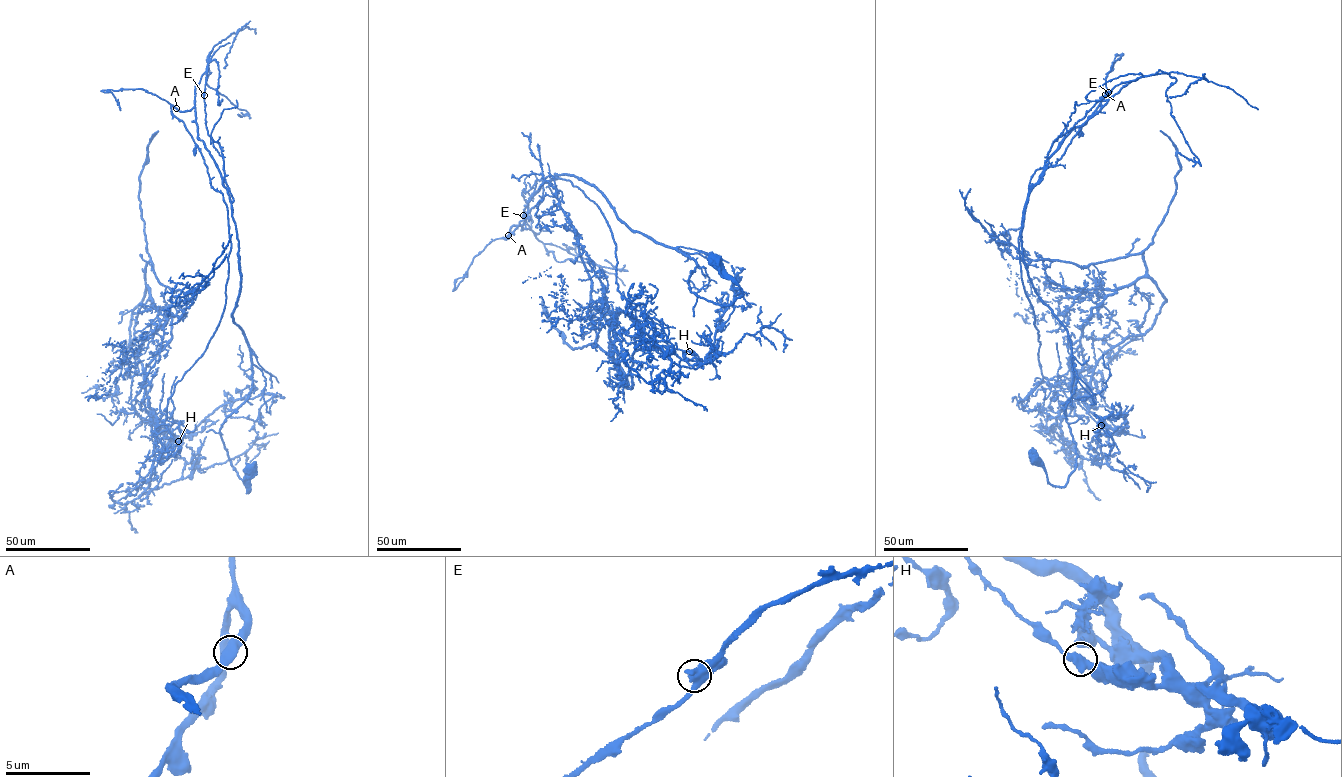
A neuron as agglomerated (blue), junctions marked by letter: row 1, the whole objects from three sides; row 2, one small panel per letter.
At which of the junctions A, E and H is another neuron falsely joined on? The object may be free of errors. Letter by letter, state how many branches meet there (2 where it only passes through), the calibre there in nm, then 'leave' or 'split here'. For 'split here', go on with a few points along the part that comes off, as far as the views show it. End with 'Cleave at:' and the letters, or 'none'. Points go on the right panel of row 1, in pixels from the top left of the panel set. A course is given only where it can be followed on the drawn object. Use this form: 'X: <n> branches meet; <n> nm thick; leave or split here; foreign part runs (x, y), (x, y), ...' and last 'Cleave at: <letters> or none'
A: 2 branches meet; 480 nm thick; leave
E: 2 branches meet; 550 nm thick; leave
H: 2 branches meet; 550 nm thick; split here; foreign part runs (1101, 425), (1041, 373), (1018, 237), (1106, 89), (1026, 205), (1072, 357), (1065, 486), (1029, 450)
Cleave at: H

